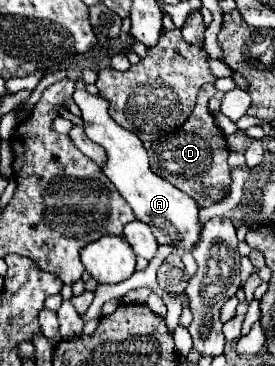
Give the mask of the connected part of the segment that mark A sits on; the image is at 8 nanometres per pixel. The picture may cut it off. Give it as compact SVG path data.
M74 91L74 101L82 111L84 121L84 133L94 143L102 145L108 153L108 163L102 169L104 175L116 185L118 193L126 199L126 203L132 207L138 221L152 227L152 233L156 235L160 245L170 245L176 251L192 251L202 233L200 217L198 217L198 205L196 201L186 195L184 191L170 185L166 179L160 179L150 171L148 155L138 139L136 133L120 127L110 115L108 115L108 103L102 101L98 95L90 95L88 91Z

